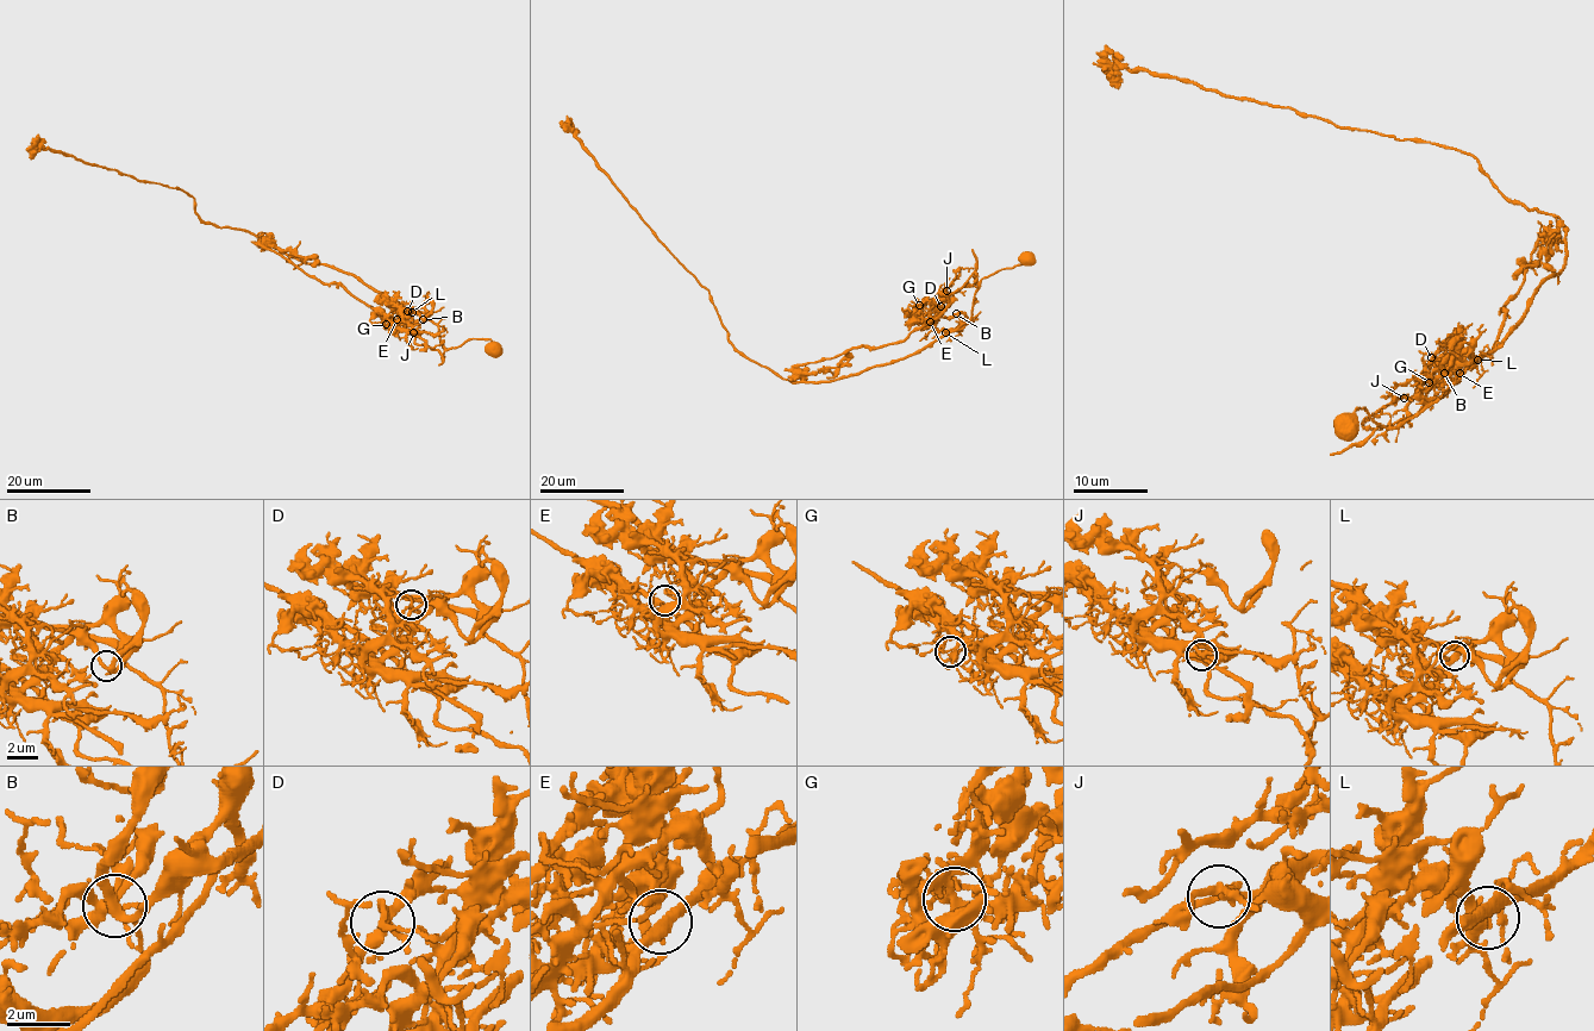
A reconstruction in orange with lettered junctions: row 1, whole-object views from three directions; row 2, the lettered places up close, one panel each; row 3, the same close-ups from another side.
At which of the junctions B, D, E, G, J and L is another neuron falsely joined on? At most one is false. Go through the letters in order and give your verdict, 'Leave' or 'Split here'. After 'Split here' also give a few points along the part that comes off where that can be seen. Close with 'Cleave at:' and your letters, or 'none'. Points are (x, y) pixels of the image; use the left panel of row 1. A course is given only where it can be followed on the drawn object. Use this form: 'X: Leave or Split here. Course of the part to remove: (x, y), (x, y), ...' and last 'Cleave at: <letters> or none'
B: Leave
D: Split here. Course of the part to remove: (407, 311), (401, 312), (407, 318), (381, 314), (342, 286), (319, 281), (266, 247), (312, 258), (313, 267)
E: Leave
G: Leave
J: Leave
L: Leave
Cleave at: D

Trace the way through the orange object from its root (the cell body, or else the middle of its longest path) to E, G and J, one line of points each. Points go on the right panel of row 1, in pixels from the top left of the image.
E: (1345, 423), (1343, 414), (1364, 408), (1388, 427), (1375, 436), (1379, 427), (1408, 419), (1435, 401), (1460, 373)
G: (1345, 423), (1343, 414), (1364, 408), (1388, 427), (1375, 436), (1379, 427), (1408, 419), (1429, 382)
J: (1345, 423), (1343, 414), (1364, 408), (1388, 427), (1375, 436), (1420, 408), (1417, 393), (1404, 398)

